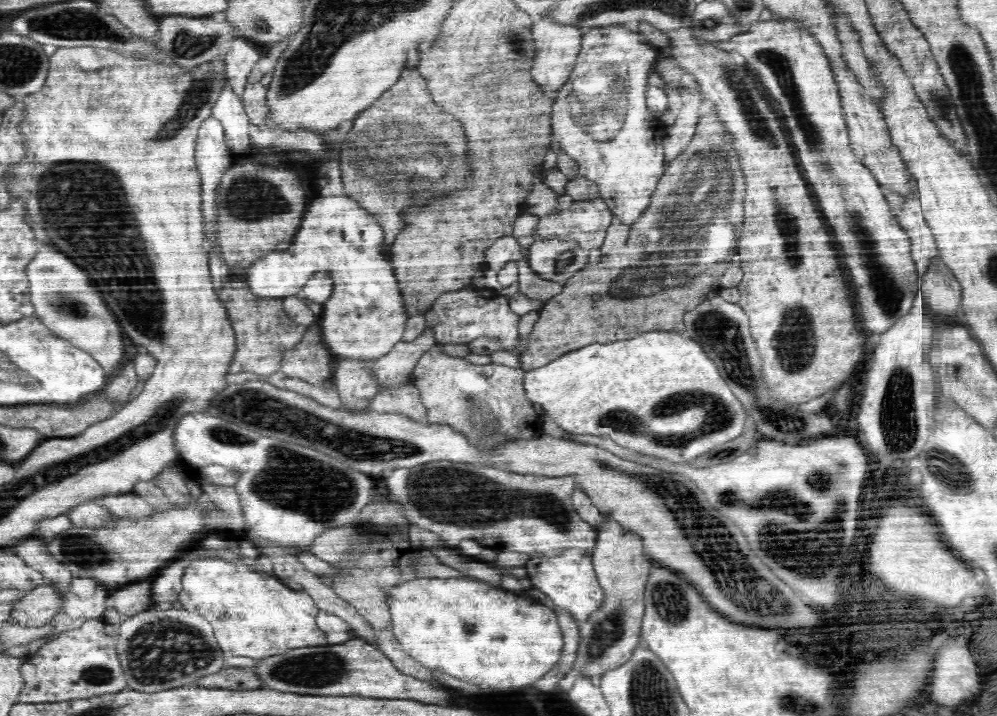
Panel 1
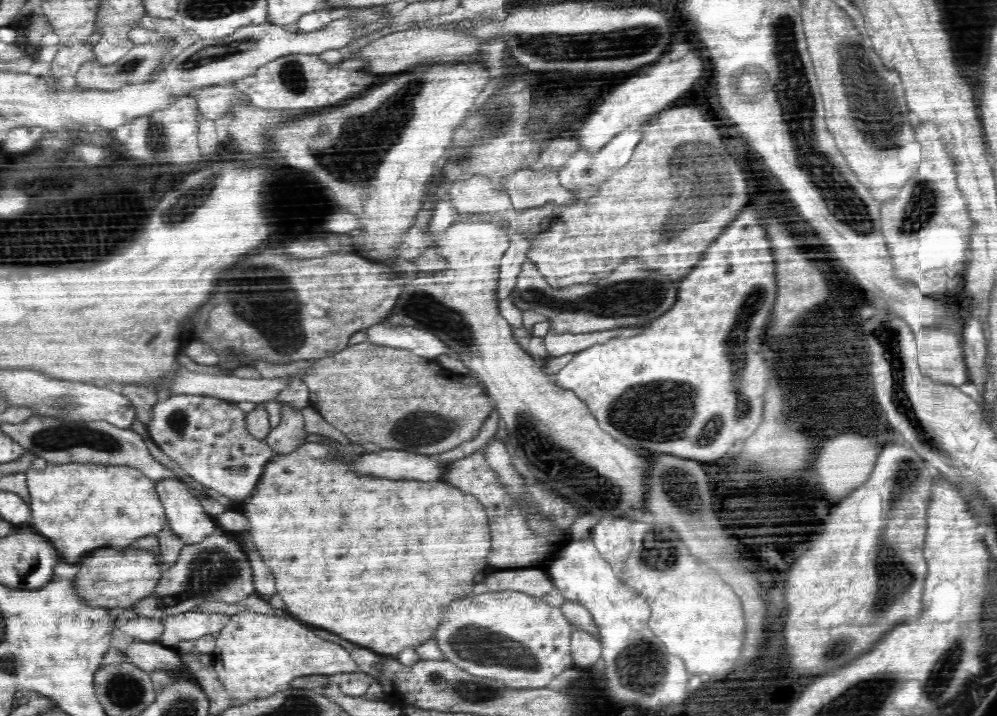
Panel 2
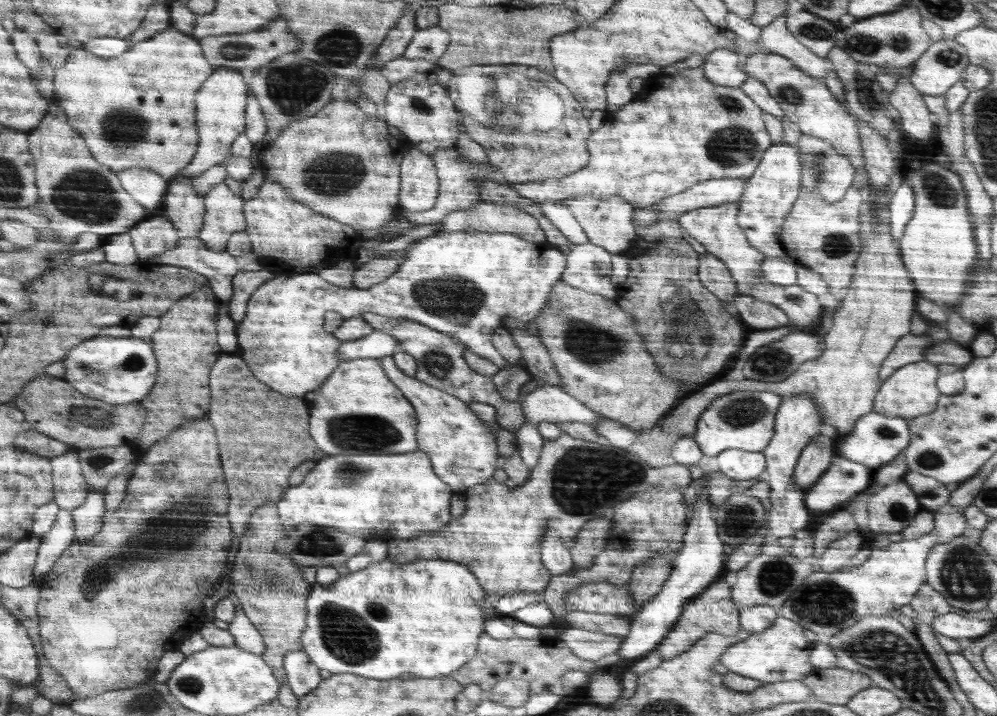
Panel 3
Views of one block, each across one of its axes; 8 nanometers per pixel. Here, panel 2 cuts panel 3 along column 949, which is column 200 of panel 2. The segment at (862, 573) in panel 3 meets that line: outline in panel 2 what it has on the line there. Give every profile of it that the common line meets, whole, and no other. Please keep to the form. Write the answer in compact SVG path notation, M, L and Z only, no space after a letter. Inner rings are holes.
M171 478L155 483L155 491L165 508L170 530L184 544L198 544L218 529L213 517L187 488L184 481Z

